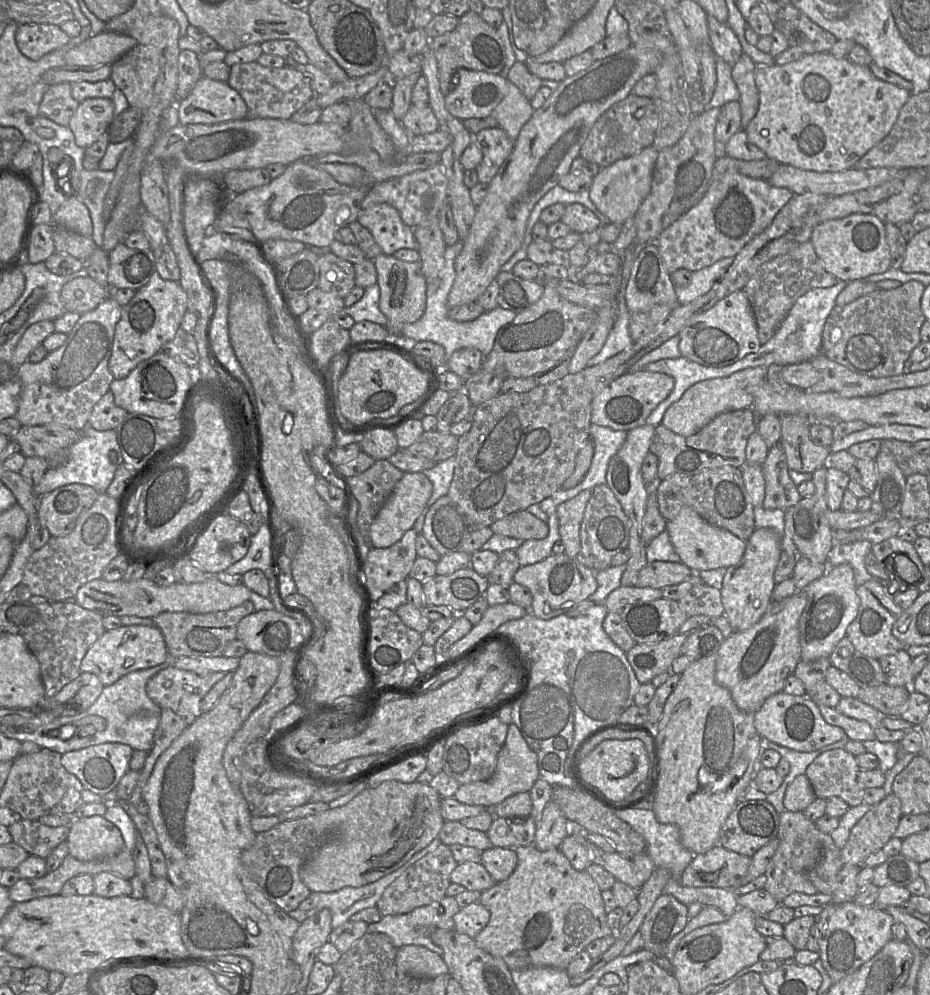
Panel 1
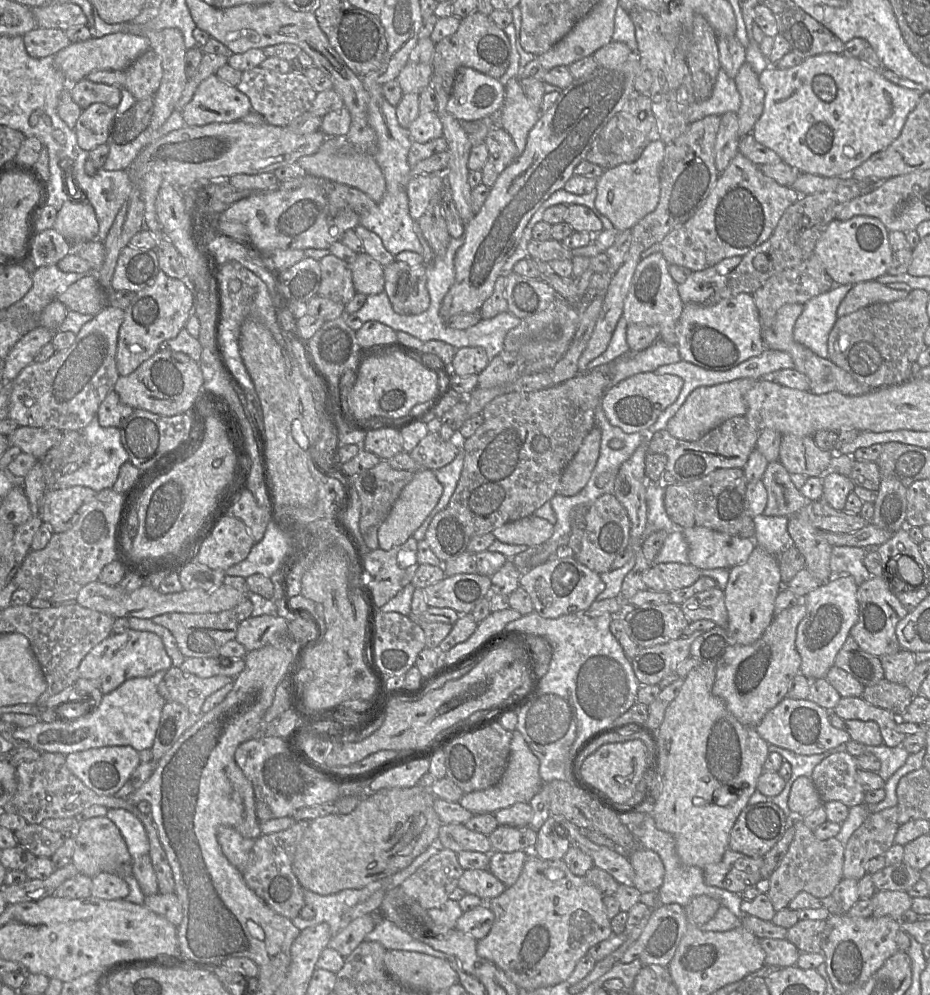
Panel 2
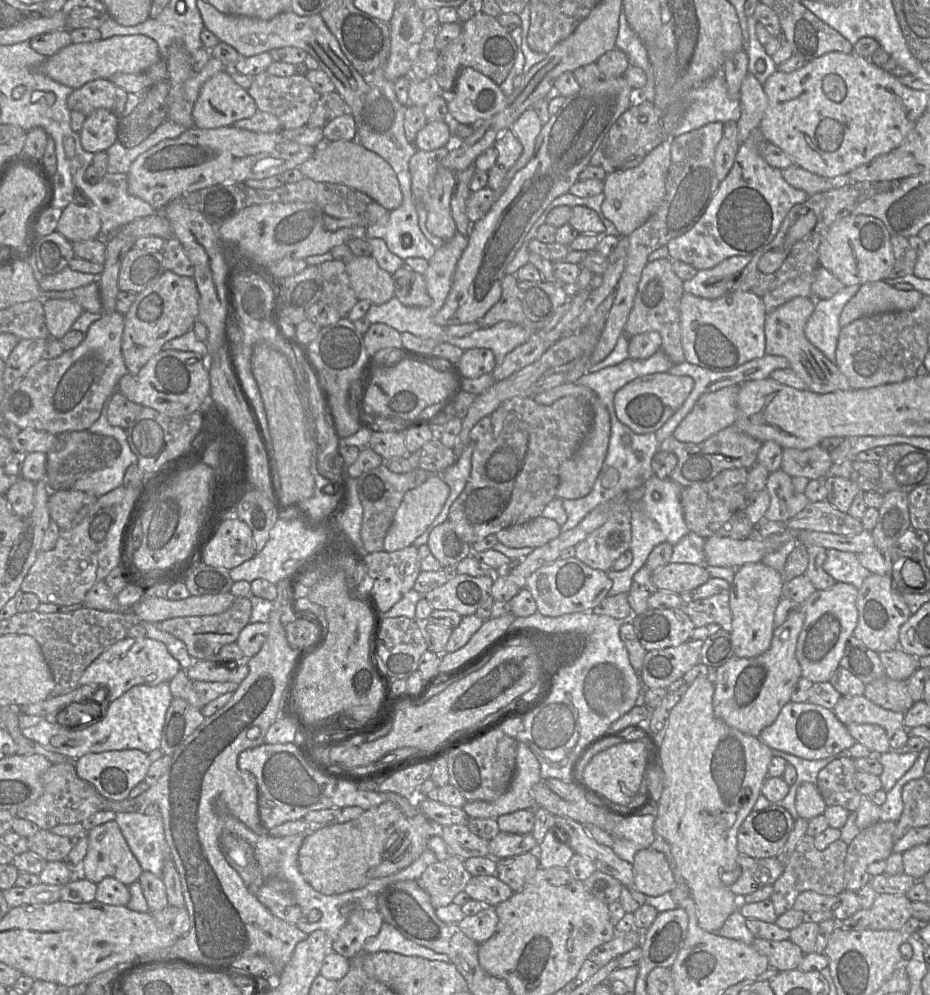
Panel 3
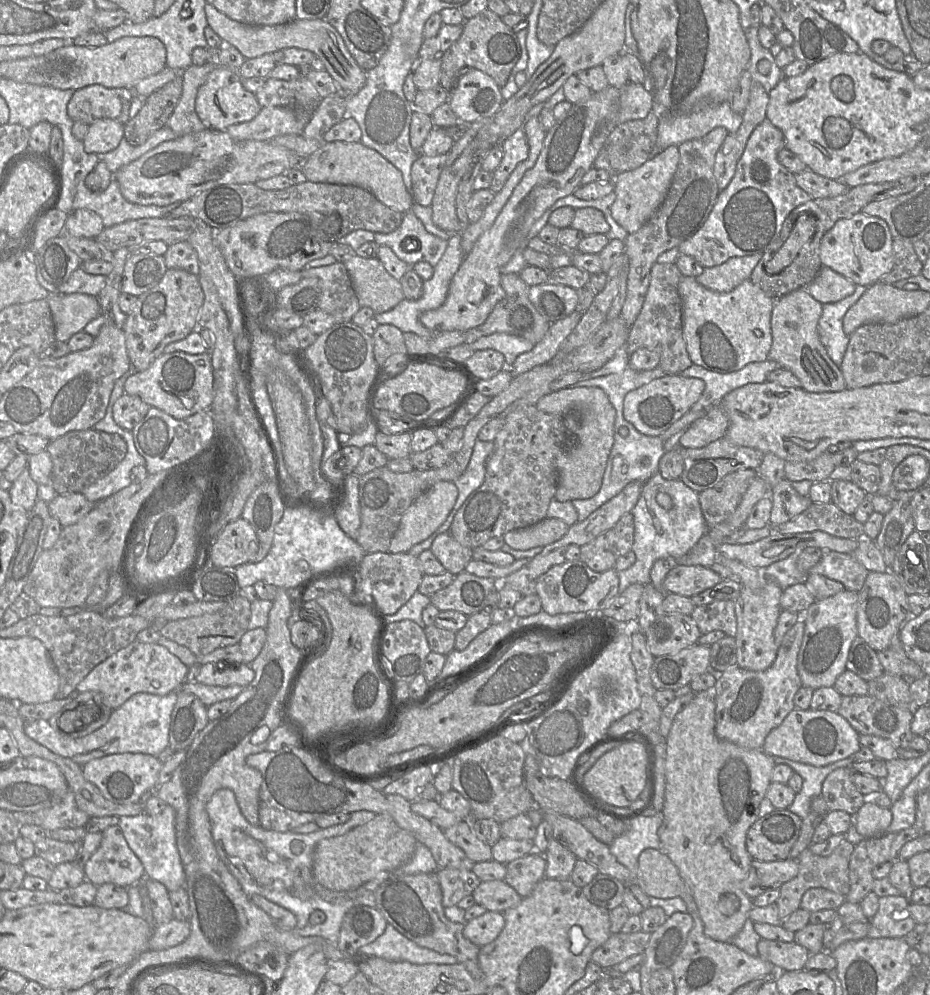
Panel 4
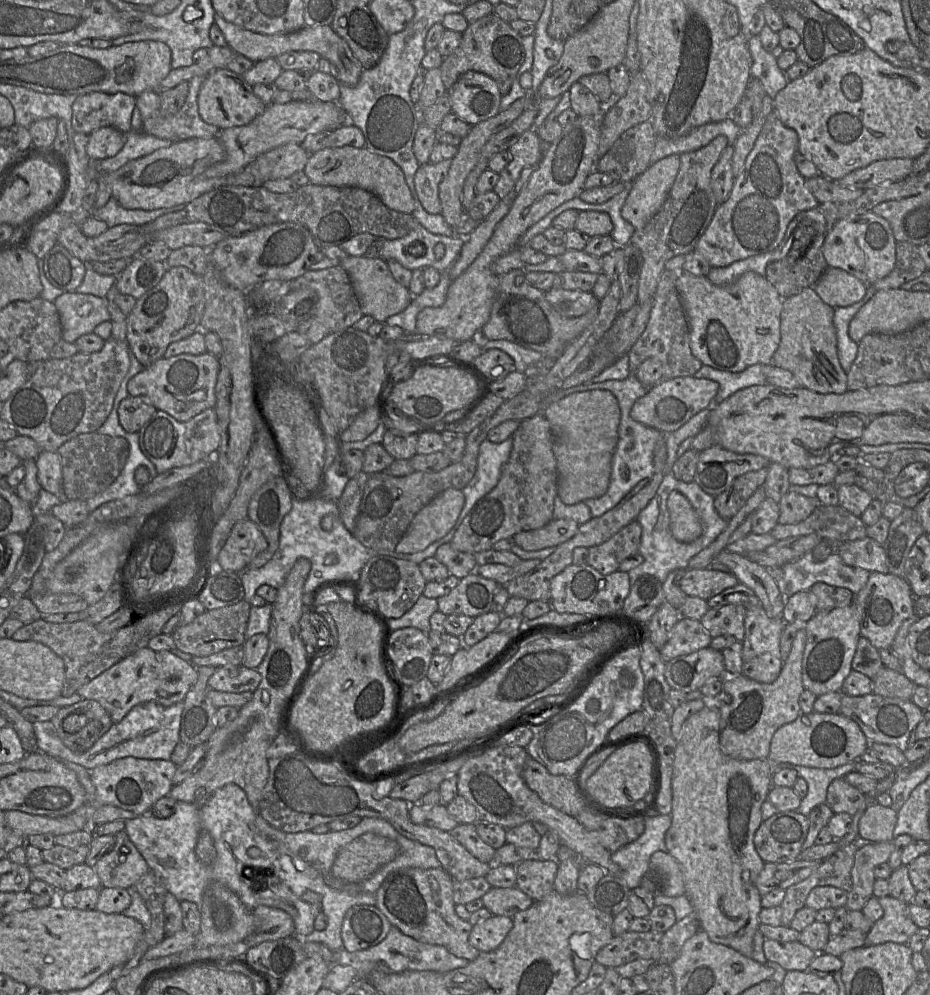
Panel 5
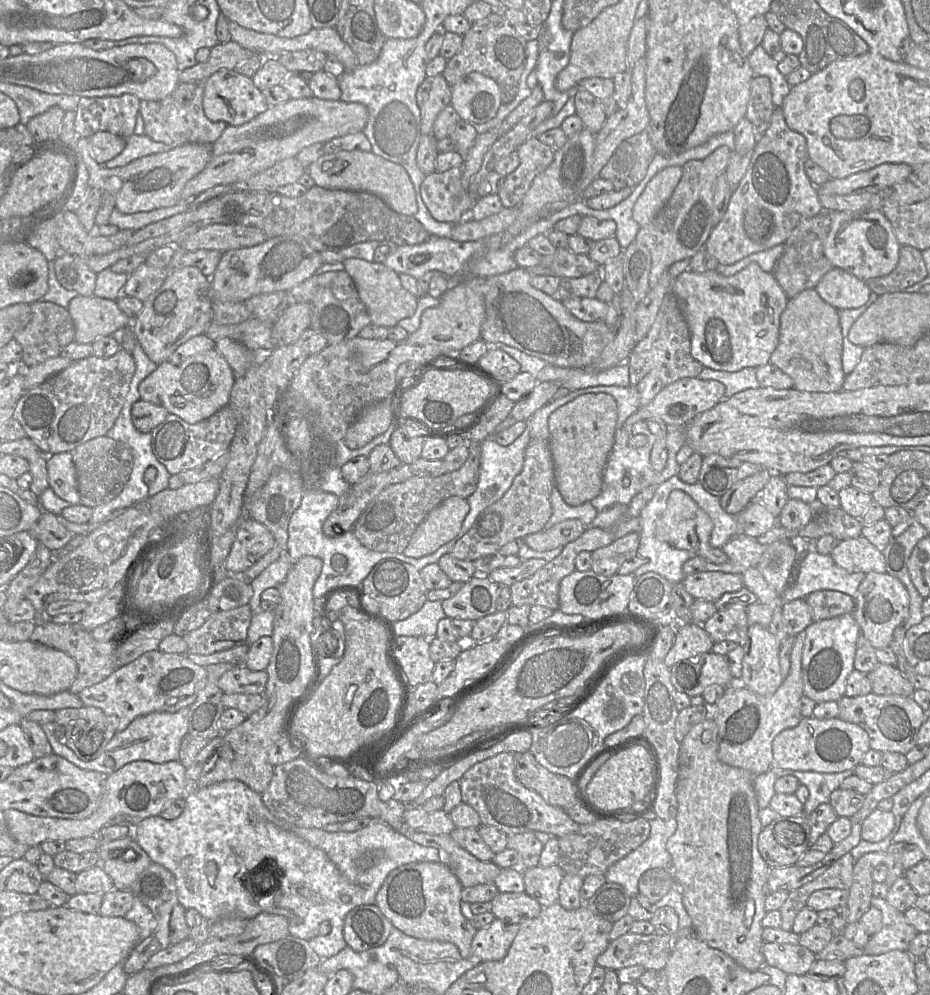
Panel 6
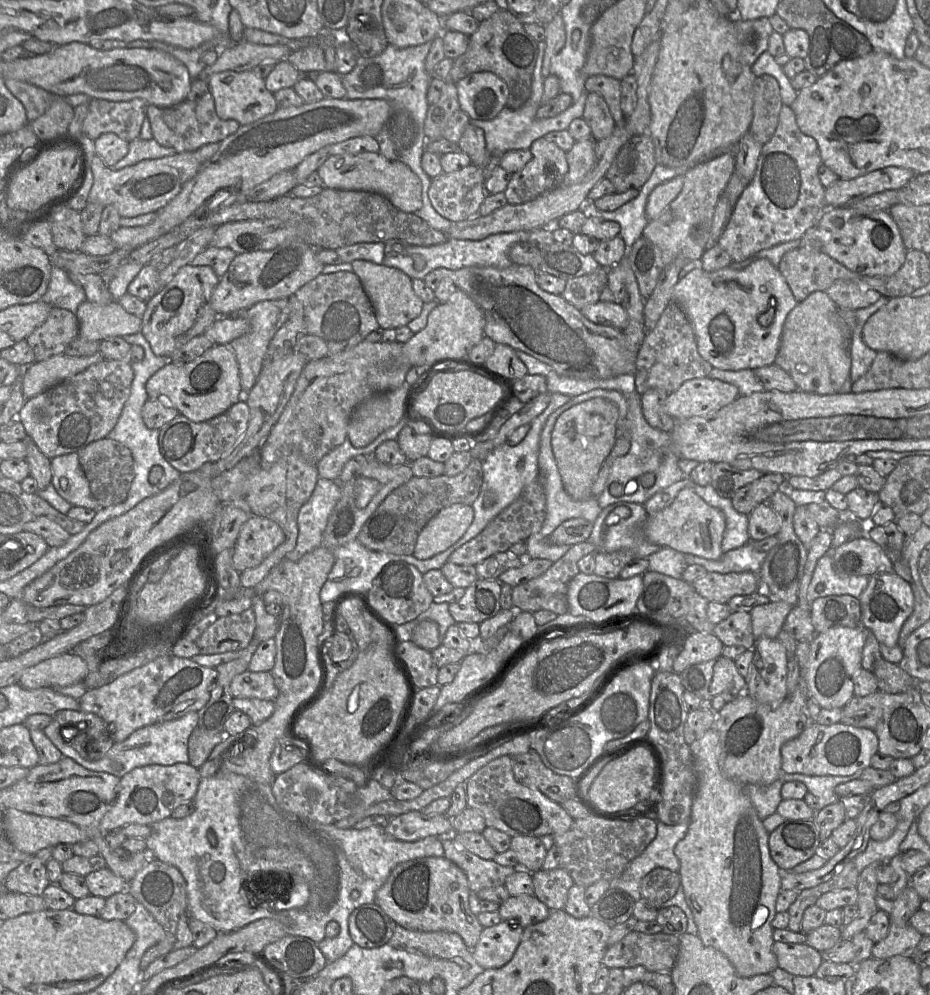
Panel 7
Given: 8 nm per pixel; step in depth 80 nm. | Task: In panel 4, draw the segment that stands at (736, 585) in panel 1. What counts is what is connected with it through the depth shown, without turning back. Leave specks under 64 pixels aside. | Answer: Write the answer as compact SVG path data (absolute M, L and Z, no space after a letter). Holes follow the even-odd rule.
M768 579L763 590L753 591L742 587L740 596L735 601L737 621L736 658L740 668L751 671L763 671L769 668L776 659L775 628L781 612L780 601L783 590L777 583Z

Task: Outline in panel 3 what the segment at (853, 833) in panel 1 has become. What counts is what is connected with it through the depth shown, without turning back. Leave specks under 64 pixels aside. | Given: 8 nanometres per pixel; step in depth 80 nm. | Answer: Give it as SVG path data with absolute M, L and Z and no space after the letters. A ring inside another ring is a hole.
M880 820L861 830L848 844L845 859L846 889L857 893L871 881L868 865L886 860L893 852L895 829L896 822Z

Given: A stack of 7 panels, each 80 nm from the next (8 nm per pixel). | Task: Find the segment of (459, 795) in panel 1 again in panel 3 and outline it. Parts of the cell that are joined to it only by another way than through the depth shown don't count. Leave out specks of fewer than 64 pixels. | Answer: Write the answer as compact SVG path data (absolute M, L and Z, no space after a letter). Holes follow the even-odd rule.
M519 741L517 745L516 768L508 790L494 801L467 801L463 806L469 818L494 818L521 809L534 808L534 786L541 780L540 763L529 746Z

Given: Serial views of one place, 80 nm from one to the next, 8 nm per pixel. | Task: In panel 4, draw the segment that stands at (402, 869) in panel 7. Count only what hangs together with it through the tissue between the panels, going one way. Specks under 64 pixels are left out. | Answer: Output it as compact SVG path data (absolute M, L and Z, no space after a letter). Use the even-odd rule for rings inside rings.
M435 873L389 877L376 890L376 908L390 925L418 946L454 956L473 978L482 978L478 961L480 947L464 936L464 924L452 922L445 916L442 891Z

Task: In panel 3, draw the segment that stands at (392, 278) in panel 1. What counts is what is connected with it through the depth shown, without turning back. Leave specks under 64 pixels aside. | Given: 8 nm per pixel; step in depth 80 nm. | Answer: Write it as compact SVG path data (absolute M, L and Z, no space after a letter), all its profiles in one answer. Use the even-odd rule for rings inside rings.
M407 266L400 267L394 274L394 297L410 307L429 307L432 299L427 293L424 275Z

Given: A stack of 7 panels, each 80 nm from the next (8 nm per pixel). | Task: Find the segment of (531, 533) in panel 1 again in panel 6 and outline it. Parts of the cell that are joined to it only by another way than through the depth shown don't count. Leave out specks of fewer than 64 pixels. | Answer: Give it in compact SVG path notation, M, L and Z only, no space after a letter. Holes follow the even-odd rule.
M578 519L559 522L549 529L529 534L524 537L525 543L536 551L552 550L577 540L587 526Z

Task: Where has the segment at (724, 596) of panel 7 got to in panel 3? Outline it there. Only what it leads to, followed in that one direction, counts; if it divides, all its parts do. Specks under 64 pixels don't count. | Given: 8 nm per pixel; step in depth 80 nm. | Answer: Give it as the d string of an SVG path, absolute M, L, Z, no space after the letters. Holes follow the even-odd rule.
M669 563L651 573L658 591L682 594L693 590L711 578L705 566L688 563Z

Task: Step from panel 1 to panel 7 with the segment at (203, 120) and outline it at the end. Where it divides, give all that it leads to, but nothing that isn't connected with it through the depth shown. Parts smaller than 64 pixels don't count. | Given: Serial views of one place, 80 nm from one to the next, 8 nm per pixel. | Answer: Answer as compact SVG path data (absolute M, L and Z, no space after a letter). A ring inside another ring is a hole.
M225 70L214 73L207 79L207 83L214 99L216 113L223 120L233 119L243 126L278 109L273 93L266 88L264 79L251 70L239 72Z

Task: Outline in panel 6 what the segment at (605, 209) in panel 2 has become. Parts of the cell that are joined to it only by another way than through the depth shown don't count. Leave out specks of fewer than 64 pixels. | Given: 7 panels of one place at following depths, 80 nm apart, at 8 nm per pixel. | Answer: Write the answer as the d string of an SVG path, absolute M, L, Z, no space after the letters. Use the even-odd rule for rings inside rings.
M668 166L649 181L633 207L633 219L640 227L648 225L665 206L681 180L682 172L680 166Z

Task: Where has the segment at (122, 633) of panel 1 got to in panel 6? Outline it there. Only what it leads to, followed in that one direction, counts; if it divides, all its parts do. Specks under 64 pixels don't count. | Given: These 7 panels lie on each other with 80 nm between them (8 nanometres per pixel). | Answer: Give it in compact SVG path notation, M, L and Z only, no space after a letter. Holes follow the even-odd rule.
M153 650L115 669L103 681L83 689L78 697L85 706L97 707L106 716L115 716L117 732L120 732L138 716L189 708L195 702L197 693L204 687L206 676L205 667L193 663L187 655Z

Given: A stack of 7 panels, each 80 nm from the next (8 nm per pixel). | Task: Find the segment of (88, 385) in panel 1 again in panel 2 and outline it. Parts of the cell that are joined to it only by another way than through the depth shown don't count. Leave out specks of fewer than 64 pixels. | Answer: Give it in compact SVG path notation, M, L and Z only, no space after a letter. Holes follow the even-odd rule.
M108 304L82 326L69 348L56 351L44 362L27 365L11 382L8 417L19 426L60 431L80 431L86 427L120 377L116 352L123 319L124 310Z

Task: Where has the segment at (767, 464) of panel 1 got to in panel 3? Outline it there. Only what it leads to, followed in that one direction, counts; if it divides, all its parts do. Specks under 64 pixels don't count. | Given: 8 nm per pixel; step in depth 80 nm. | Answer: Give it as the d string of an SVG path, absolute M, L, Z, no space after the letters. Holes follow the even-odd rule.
M782 469L769 473L766 490L770 505L764 517L770 521L787 522L810 503L804 493L795 489L792 478Z

